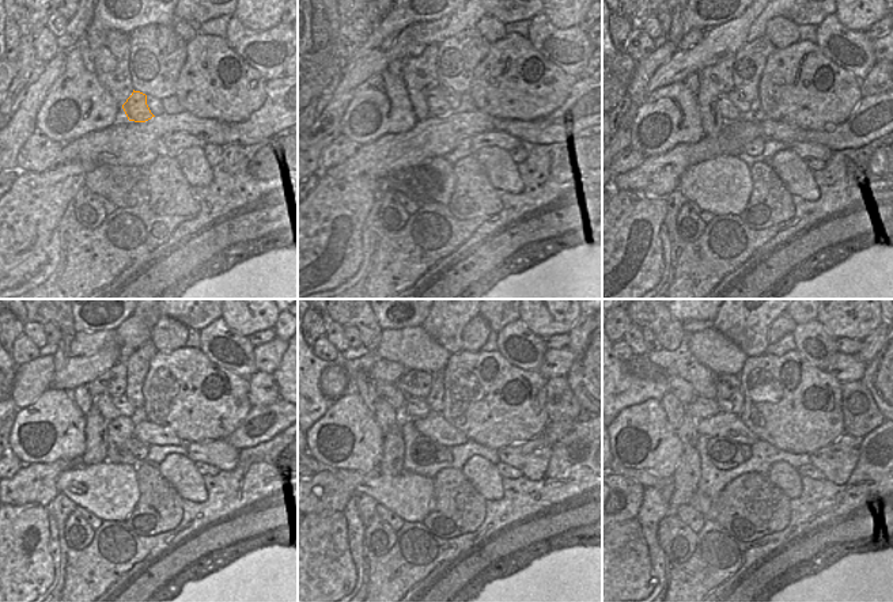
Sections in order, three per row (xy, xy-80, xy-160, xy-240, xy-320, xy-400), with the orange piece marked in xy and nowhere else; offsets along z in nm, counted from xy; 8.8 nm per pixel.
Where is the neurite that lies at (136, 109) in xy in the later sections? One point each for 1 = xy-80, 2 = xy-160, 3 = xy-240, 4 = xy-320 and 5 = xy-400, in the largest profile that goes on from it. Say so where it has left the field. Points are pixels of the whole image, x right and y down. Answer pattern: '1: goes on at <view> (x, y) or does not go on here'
1: goes on at xy-80 (434, 103)
2: goes on at xy-160 (729, 112)
3: goes on at xy-240 (102, 402)
4: goes on at xy-320 (389, 392)
5: goes on at xy-400 (683, 390)

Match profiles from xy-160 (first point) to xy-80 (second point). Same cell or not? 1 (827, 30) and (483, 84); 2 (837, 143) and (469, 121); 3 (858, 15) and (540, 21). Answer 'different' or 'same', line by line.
1: different
2: different
3: different

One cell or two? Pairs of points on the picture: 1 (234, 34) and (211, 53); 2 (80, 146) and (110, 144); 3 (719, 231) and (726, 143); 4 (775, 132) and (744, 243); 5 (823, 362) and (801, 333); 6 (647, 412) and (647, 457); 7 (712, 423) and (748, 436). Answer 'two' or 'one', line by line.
1: two
2: one
3: two
4: two
5: one
6: one
7: one

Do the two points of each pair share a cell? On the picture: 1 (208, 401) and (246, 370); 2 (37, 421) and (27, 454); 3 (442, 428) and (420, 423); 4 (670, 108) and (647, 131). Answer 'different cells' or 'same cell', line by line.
1: different cells
2: same cell
3: same cell
4: same cell

